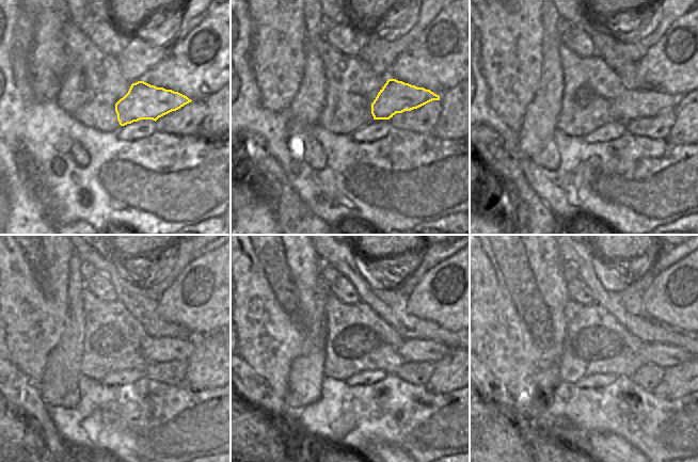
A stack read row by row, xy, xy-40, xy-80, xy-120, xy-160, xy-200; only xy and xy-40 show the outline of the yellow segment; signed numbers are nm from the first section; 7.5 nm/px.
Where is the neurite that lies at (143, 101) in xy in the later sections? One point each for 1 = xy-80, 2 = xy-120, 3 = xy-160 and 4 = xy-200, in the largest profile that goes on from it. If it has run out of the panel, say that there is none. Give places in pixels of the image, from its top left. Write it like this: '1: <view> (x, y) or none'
1: xy-80 (633, 104)
2: xy-120 (156, 350)
3: xy-160 (412, 350)
4: xy-200 (665, 355)

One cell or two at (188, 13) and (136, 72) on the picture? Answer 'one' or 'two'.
one

